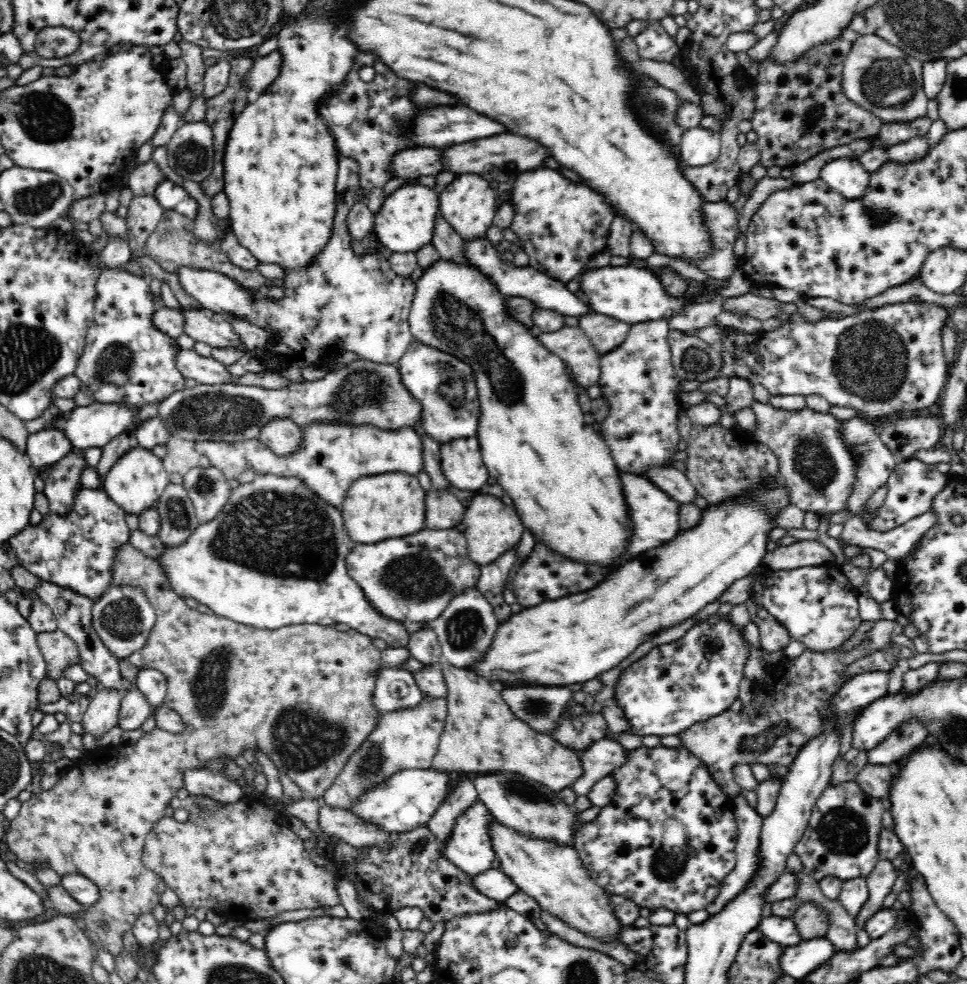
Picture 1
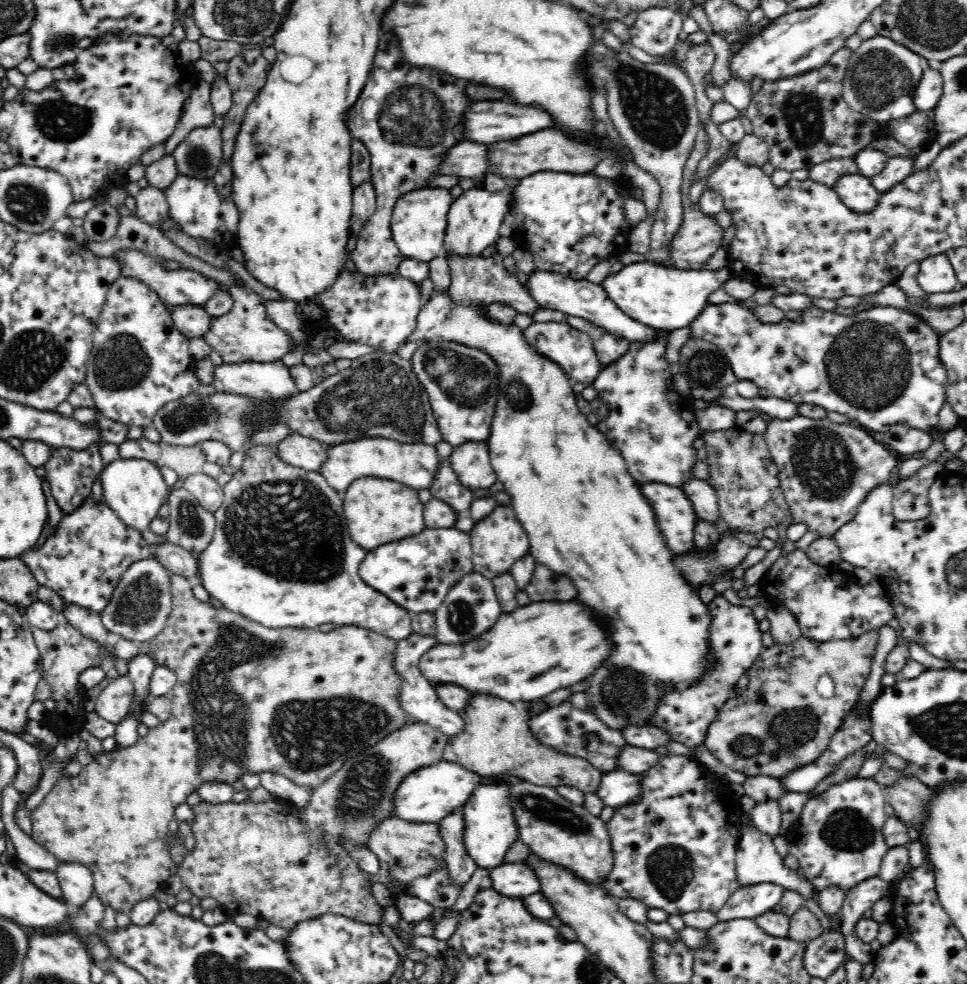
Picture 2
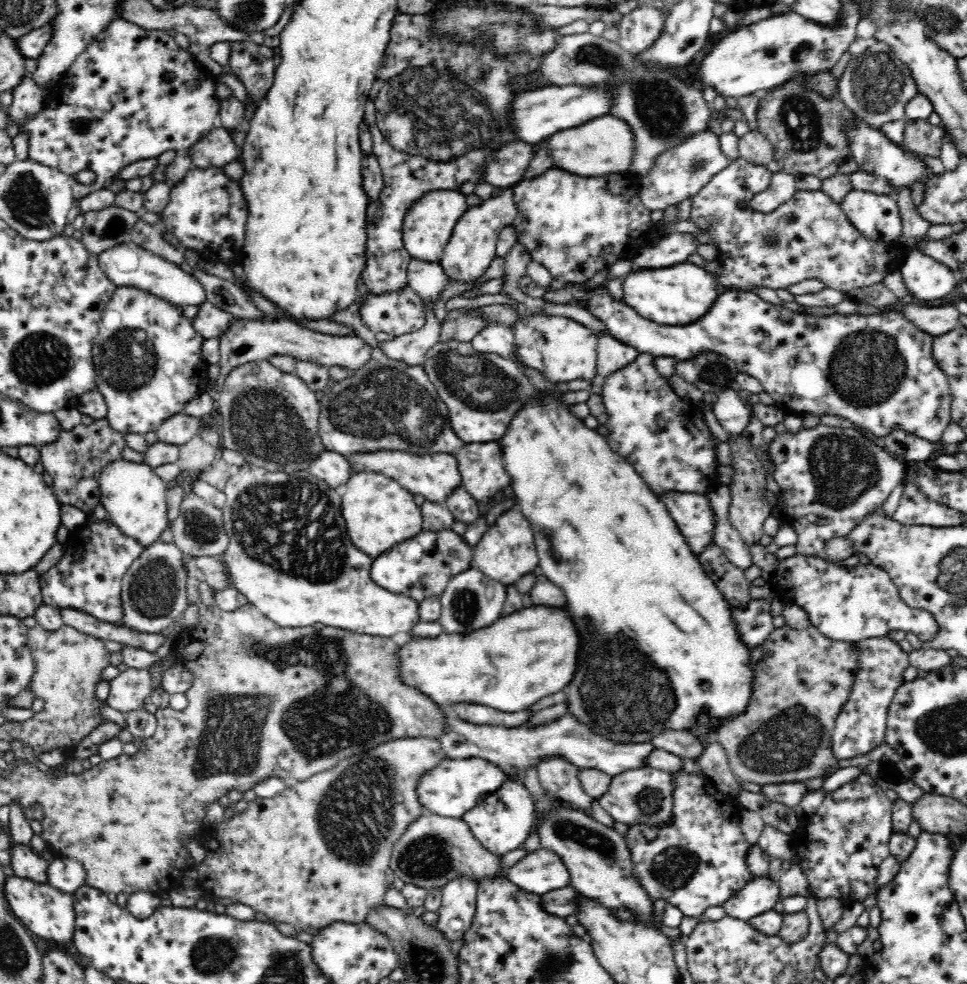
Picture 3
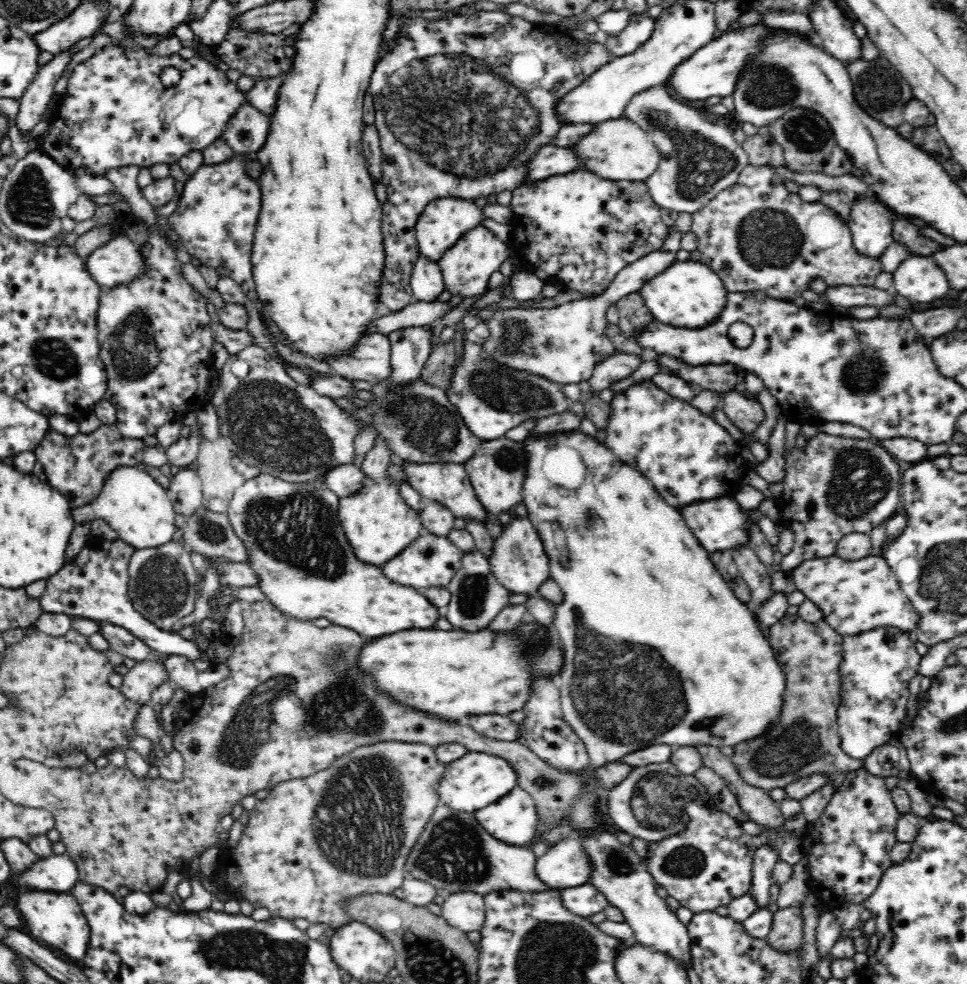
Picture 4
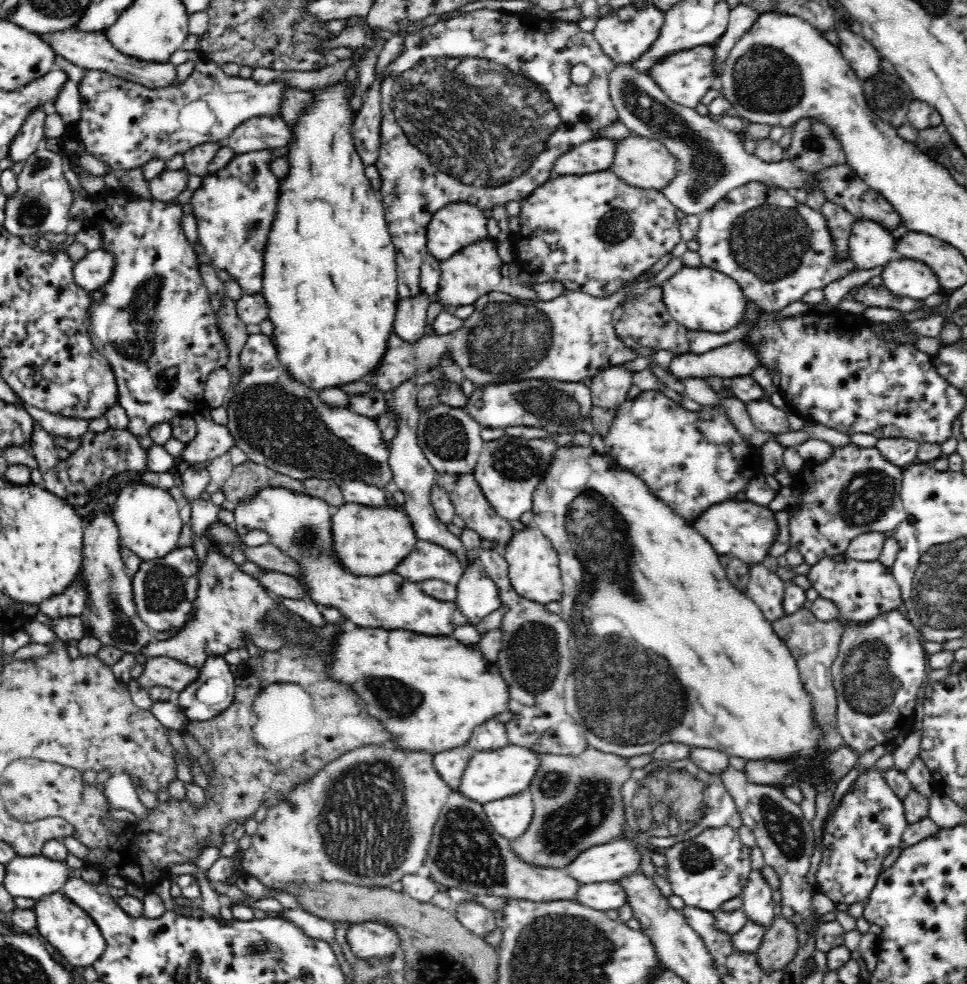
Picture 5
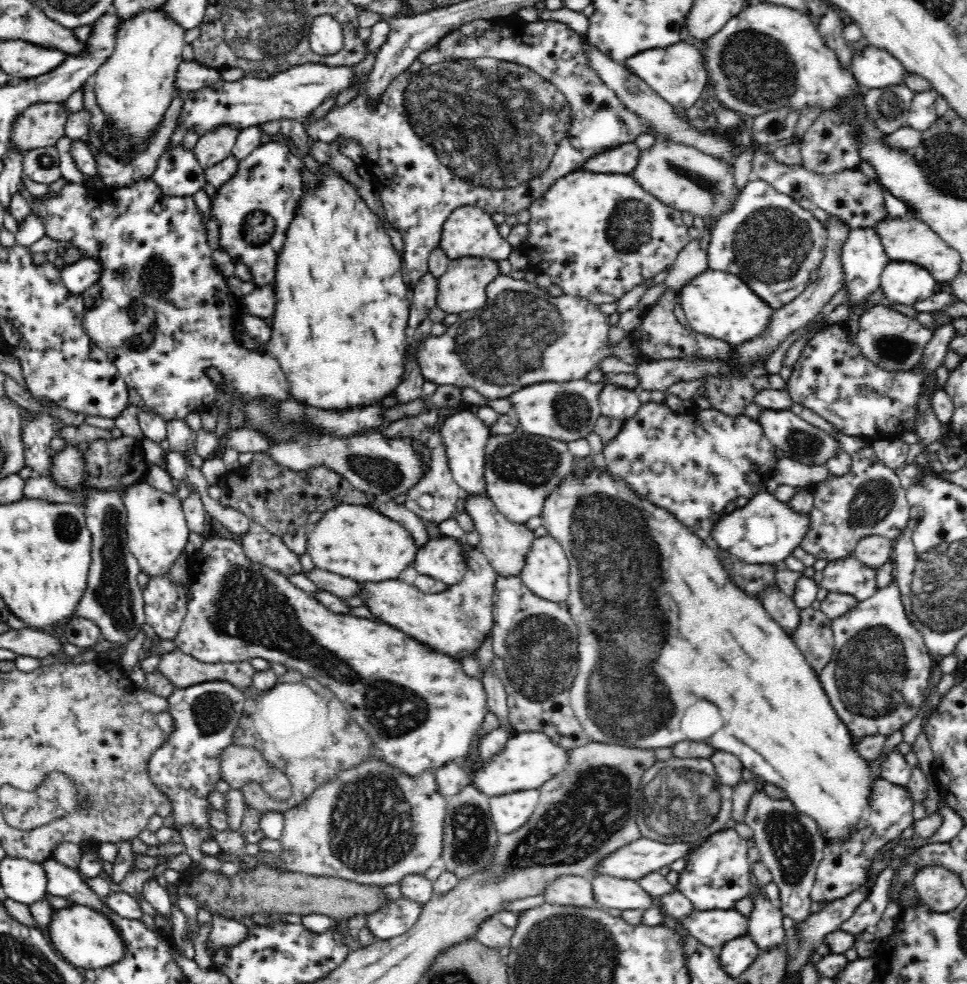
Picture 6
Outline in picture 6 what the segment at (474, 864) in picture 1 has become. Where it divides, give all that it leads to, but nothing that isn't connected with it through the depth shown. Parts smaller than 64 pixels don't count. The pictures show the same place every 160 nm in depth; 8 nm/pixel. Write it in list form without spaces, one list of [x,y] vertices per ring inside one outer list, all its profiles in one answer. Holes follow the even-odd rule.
[[[538,789],[490,797],[492,820],[499,835],[510,834],[530,820],[538,804]]]

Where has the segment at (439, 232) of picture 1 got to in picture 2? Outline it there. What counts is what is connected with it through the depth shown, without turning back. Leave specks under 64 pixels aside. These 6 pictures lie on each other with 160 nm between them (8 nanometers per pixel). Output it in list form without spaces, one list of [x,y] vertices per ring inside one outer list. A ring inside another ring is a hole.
[[[495,253],[491,257],[461,256],[448,254],[444,257],[450,267],[449,286],[450,296],[458,304],[492,304],[504,303],[515,308],[518,313],[533,317],[533,314],[540,308],[539,304],[528,294],[528,291],[520,285],[516,276],[508,271],[502,263],[503,255]]]

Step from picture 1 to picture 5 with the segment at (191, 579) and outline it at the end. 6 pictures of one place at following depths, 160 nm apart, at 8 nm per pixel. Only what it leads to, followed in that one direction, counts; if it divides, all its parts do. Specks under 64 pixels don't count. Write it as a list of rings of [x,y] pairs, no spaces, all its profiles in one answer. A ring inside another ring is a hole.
[[[264,486],[264,488],[260,488],[258,492],[254,492],[252,496],[248,496],[246,500],[238,500],[238,503],[235,504],[235,508],[233,510],[234,520],[232,520],[232,527],[235,531],[242,537],[245,536],[248,532],[252,530],[260,530],[261,532],[266,532],[268,534],[269,540],[266,543],[270,543],[270,545],[280,549],[282,554],[290,557],[292,561],[298,563],[298,567],[300,567],[300,572],[298,572],[298,576],[292,576],[294,579],[298,579],[301,583],[301,586],[305,588],[305,592],[307,592],[308,597],[310,598],[310,602],[314,603],[314,605],[333,607],[334,609],[338,609],[342,614],[342,619],[344,621],[352,621],[358,628],[374,628],[374,629],[382,629],[382,630],[408,630],[414,633],[426,634],[430,636],[446,636],[452,635],[454,628],[459,625],[466,625],[467,619],[457,610],[457,604],[450,602],[440,602],[437,601],[436,598],[431,598],[429,595],[426,595],[421,587],[416,583],[409,582],[404,579],[402,575],[396,574],[394,572],[386,572],[386,574],[380,574],[380,576],[358,576],[357,574],[352,574],[343,564],[340,564],[339,558],[337,558],[337,554],[335,554],[335,550],[333,547],[333,534],[331,533],[330,528],[330,518],[332,518],[332,514],[334,509],[324,500],[320,500],[320,498],[316,498],[316,496],[310,496],[309,494],[302,494],[301,492],[294,492],[289,488],[282,488],[281,486]]]

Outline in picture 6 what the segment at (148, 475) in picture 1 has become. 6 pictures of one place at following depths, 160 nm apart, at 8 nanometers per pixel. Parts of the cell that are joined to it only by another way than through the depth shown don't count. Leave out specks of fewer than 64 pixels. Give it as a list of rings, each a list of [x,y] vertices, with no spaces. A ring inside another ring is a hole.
[[[146,480],[129,485],[123,496],[126,507],[127,548],[149,576],[162,576],[176,562],[188,542],[188,523],[177,495],[152,487]]]

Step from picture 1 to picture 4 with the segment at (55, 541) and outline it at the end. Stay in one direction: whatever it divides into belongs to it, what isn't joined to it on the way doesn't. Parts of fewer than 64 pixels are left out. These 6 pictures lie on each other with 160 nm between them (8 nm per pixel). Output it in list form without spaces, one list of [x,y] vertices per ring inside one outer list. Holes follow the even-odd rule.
[[[90,533],[85,546],[71,560],[47,578],[46,590],[39,597],[42,611],[64,614],[70,618],[81,617],[98,622],[114,624],[128,630],[145,644],[162,654],[181,655],[190,661],[200,656],[196,642],[188,641],[178,634],[161,630],[136,613],[128,597],[129,562],[135,548],[121,538],[102,539]]]

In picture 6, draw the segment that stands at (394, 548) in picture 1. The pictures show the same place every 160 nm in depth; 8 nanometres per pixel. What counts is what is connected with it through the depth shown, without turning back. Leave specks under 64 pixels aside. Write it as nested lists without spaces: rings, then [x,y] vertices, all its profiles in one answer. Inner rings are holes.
[[[452,537],[428,540],[418,548],[412,567],[418,574],[437,578],[448,586],[459,584],[465,572],[460,548]]]

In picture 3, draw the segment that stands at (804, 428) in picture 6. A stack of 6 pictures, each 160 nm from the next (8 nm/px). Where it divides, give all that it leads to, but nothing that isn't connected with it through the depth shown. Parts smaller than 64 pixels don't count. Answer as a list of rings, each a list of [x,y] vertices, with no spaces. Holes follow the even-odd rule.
[[[736,388],[725,390],[718,396],[719,399],[713,404],[713,413],[718,423],[729,434],[741,434],[750,422],[752,405],[744,403],[743,394]]]

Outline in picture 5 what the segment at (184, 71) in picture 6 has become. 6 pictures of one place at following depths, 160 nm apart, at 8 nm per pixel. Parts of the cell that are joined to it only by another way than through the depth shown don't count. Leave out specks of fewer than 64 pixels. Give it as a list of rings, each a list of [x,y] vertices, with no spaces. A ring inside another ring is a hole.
[[[74,29],[58,31],[50,34],[47,43],[55,50],[56,54],[64,56],[66,60],[80,66],[82,69],[103,70],[119,76],[120,78],[128,78],[134,82],[139,82],[148,88],[158,88],[158,86],[168,86],[172,84],[176,78],[176,69],[171,63],[150,62],[149,60],[139,60],[133,56],[122,54],[118,50],[103,31],[80,32]]]

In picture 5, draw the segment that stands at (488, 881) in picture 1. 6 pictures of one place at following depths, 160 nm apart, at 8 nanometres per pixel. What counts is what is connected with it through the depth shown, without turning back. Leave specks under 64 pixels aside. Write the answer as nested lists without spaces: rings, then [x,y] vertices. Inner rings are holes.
[[[635,838],[617,839],[604,844],[590,846],[576,854],[575,858],[562,871],[578,881],[580,885],[626,878],[640,870],[638,852],[632,847]]]

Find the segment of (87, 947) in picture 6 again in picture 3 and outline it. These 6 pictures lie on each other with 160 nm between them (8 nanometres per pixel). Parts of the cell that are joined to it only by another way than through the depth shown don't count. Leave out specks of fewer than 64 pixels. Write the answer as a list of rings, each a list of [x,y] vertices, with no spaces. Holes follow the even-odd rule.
[[[18,875],[4,876],[4,895],[8,899],[10,910],[20,922],[40,938],[56,940],[56,942],[72,942],[74,934],[73,895],[60,892],[57,888],[46,883],[34,882],[30,879],[20,878]]]

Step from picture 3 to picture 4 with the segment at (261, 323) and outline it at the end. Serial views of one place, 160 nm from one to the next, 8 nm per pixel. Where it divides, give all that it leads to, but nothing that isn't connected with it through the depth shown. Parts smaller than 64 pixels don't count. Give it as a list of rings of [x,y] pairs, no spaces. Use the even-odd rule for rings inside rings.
[[[382,334],[360,336],[346,354],[328,354],[320,360],[328,363],[334,374],[352,380],[365,380],[374,385],[392,374],[390,341]]]

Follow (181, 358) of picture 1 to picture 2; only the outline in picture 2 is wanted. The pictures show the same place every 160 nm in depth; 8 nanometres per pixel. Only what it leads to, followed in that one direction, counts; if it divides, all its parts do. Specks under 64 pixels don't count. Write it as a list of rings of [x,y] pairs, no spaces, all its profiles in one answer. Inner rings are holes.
[[[281,361],[276,362],[240,362],[228,364],[222,362],[214,366],[213,382],[211,389],[230,394],[241,394],[257,400],[286,400],[288,396],[299,392],[294,384],[294,380],[290,377],[290,370]]]

